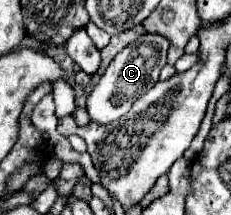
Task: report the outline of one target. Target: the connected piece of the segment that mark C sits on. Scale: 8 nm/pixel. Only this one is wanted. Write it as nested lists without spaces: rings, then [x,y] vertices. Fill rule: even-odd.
[[[146,33],[138,37],[134,43],[126,45],[106,67],[104,75],[100,77],[98,85],[92,89],[92,93],[86,97],[86,111],[92,121],[98,123],[110,123],[114,119],[120,119],[126,111],[130,111],[134,99],[142,93],[146,93],[160,75],[160,69],[166,65],[166,51],[168,51],[168,39],[162,35]]]

